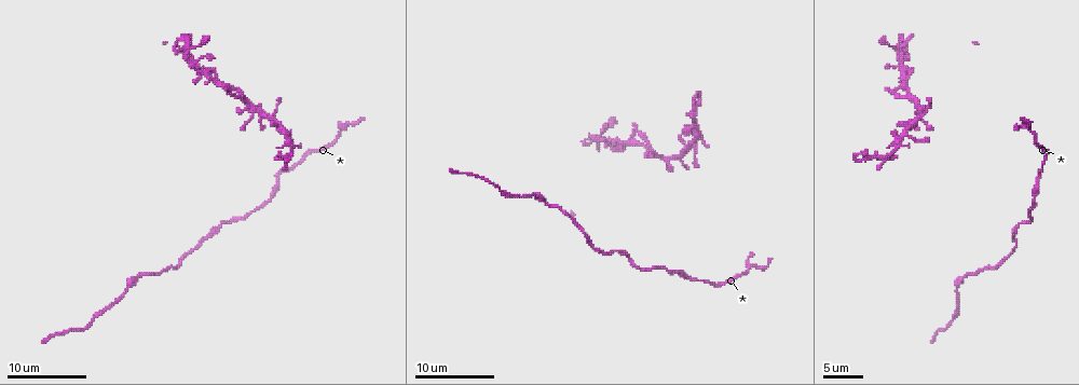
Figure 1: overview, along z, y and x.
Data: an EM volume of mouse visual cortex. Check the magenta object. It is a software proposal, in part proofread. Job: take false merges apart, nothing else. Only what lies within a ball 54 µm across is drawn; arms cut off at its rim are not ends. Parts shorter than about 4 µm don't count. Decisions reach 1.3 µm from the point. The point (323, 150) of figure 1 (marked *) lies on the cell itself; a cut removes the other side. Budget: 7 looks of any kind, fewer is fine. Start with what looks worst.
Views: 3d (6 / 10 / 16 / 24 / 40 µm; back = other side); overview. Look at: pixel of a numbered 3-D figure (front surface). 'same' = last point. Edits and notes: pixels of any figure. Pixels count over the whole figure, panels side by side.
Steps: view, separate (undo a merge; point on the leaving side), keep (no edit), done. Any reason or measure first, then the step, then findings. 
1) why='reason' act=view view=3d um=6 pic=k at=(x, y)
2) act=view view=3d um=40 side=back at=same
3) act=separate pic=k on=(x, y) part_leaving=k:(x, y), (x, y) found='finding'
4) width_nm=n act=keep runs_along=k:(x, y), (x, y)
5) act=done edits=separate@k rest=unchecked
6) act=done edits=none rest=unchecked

why='thick turns thin' act=view view=3d um=10 pic=1 at=(1014, 236)

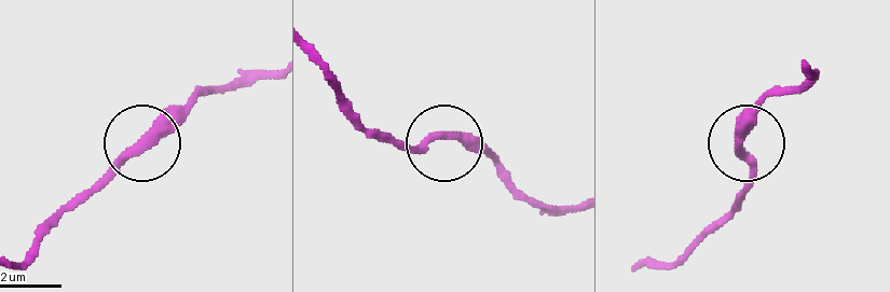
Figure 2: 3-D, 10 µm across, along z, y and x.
why='closer look' act=view view=3d um=6 pic=2 at=(446, 136)

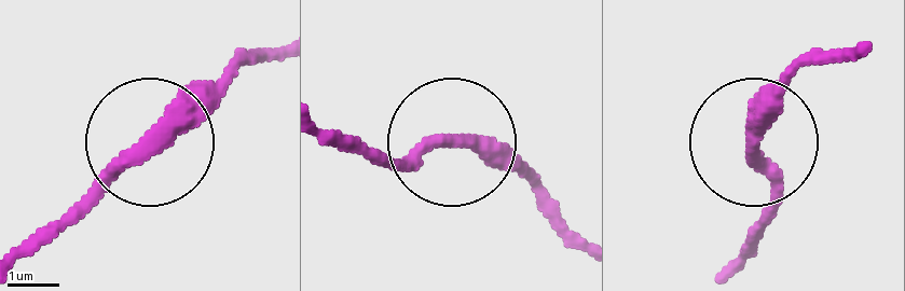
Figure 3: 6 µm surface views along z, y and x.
act=keep runs_along=3:(574, 231), (458, 144), (381, 166), (346, 153) found='continuous, no second cell'

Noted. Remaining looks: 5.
why='thick turns thin' act=view view=3d um=10 pic=1 at=(501, 191)

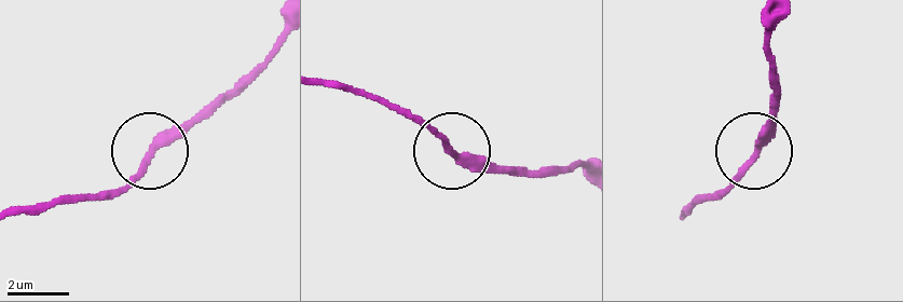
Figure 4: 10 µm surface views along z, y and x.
act=keep runs_along=4:(283, 39), (236, 85), (167, 132), (108, 198) found='one cell here'

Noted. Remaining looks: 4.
why='a fork' act=view view=3d um=16 pic=1 at=(691, 142)

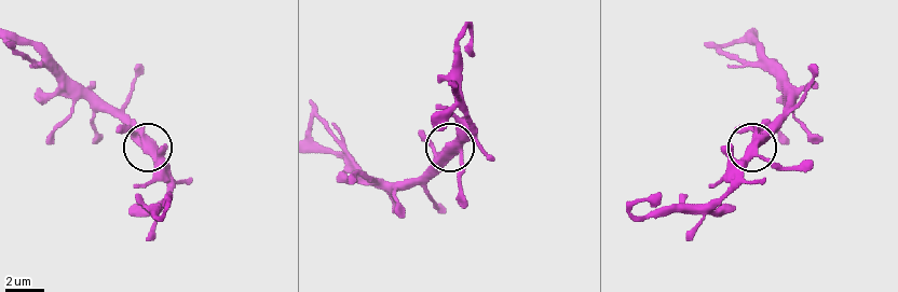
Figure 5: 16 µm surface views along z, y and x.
act=view view=3d um=6 pic=5 at=(147, 147)

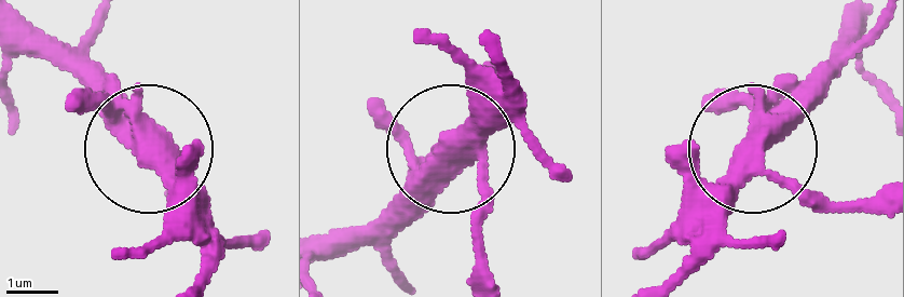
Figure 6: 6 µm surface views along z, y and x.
arms=3 act=keep found='continuous, no second cell'

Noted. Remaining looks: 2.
act=done edits=none rest=unchecked

